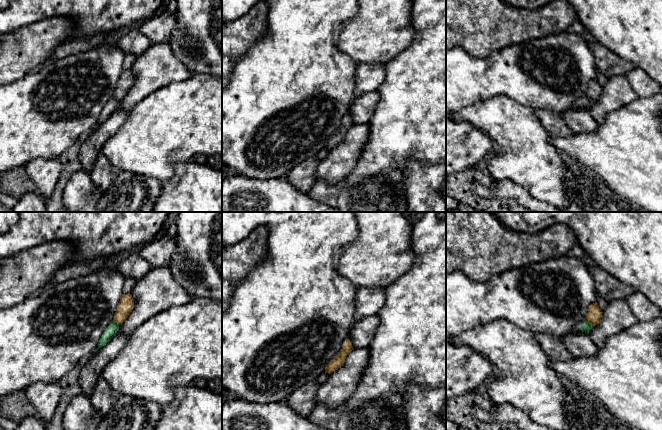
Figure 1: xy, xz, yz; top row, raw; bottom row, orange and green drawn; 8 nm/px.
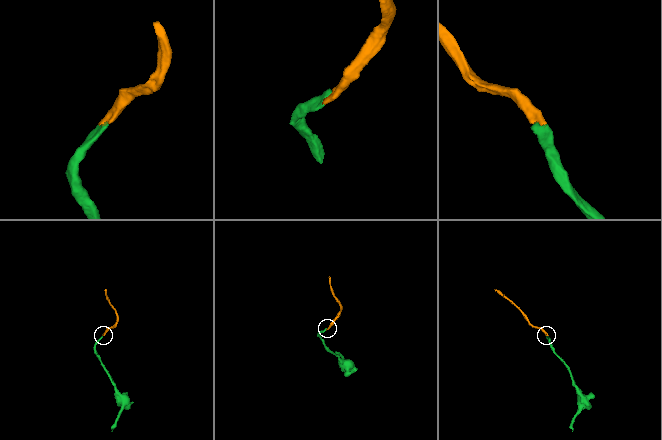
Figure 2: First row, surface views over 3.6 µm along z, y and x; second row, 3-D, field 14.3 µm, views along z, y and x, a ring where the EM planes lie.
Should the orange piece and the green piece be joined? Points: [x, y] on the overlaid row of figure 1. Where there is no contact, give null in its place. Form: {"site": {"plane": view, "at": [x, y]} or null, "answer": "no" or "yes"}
{"site": {"plane": "yz", "at": [589, 322]}, "answer": "yes"}

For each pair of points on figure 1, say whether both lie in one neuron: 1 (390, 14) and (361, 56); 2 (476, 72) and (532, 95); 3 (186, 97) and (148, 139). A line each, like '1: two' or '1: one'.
1: one
2: one
3: one

